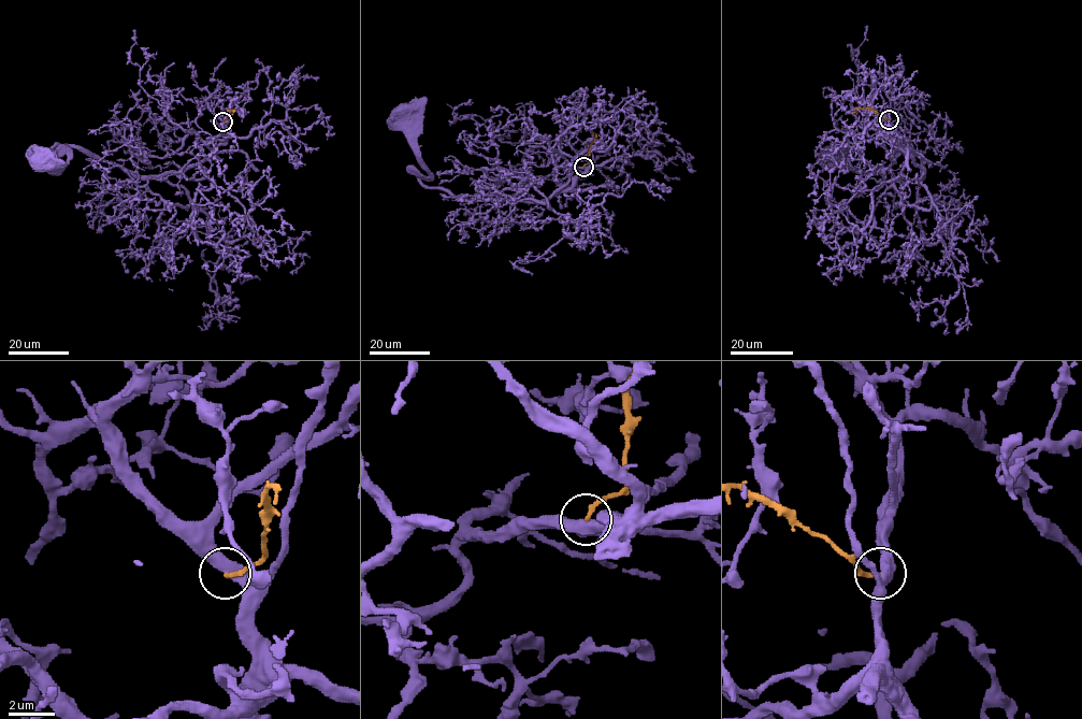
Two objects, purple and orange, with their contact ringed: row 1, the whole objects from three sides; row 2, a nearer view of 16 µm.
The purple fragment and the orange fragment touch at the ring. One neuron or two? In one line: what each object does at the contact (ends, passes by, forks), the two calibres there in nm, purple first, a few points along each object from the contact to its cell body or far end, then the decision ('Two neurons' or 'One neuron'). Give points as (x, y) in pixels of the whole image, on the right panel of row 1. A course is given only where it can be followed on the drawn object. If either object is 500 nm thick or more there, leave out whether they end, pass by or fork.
Thickness 500 nm (purple) against 190 nm. Course of purple: (889, 119), (890, 137), (922, 175), (922, 160), (904, 144), (875, 173), (855, 173), (828, 160). Course of orange: (889, 119), (868, 108), (851, 113). Two neurons

